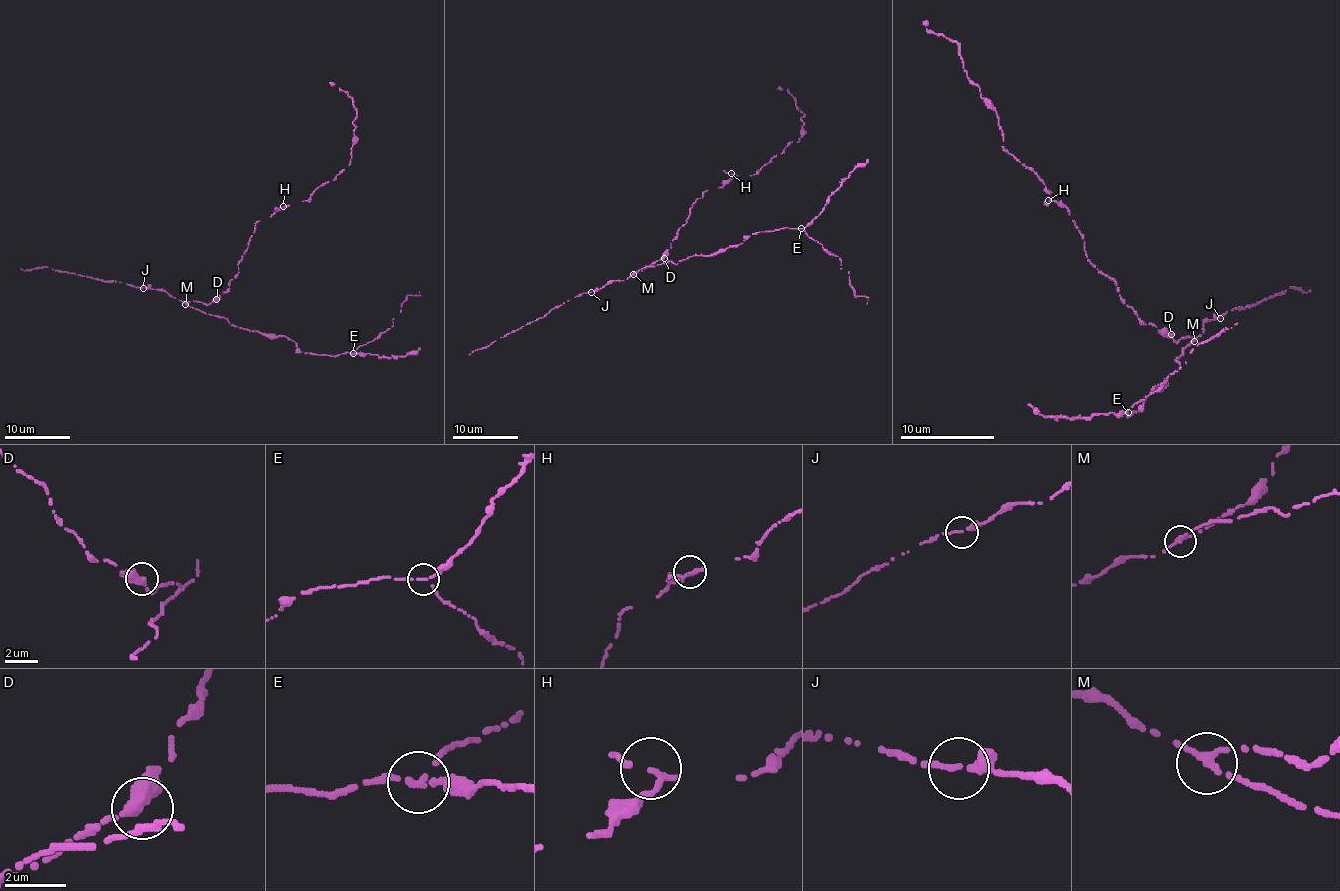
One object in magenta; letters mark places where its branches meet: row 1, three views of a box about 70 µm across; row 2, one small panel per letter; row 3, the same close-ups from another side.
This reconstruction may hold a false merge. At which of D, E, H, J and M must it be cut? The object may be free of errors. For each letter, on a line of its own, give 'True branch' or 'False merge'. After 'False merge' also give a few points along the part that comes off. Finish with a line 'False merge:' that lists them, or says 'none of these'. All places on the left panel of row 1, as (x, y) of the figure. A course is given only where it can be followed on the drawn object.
D: True branch
E: False merge. Course of the part to remove: (353, 353), (358, 346), (378, 338), (391, 327), (405, 297), (409, 294), (420, 296), (418, 291)
H: True branch
J: True branch
M: True branch
False merge: E

